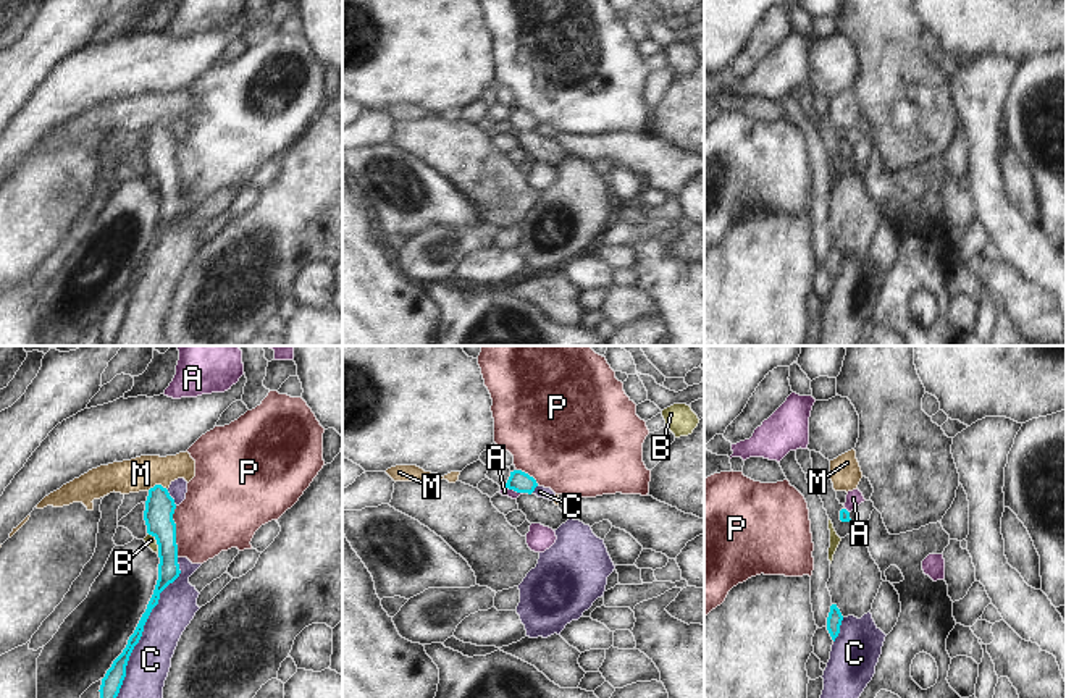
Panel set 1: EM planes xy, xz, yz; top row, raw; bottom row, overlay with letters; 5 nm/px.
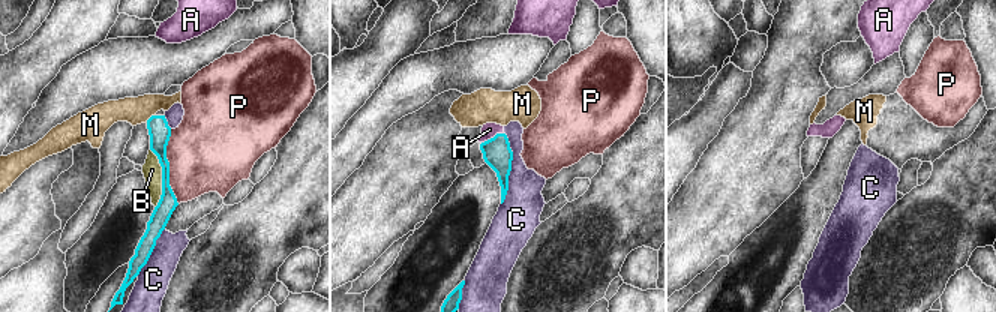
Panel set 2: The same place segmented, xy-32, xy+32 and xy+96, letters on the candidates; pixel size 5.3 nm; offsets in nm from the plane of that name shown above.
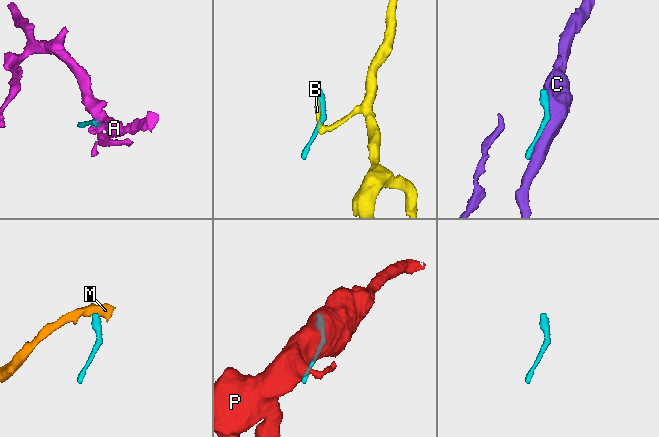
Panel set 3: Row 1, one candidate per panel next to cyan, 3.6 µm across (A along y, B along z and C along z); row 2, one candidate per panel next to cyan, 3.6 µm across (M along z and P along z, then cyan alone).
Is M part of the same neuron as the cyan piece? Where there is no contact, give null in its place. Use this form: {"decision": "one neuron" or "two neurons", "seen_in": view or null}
{"decision": "two neurons", "seen_in": "xy"}

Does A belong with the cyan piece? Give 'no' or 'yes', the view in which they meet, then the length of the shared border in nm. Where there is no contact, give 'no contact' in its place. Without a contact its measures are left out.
no | xz | 90 nm

